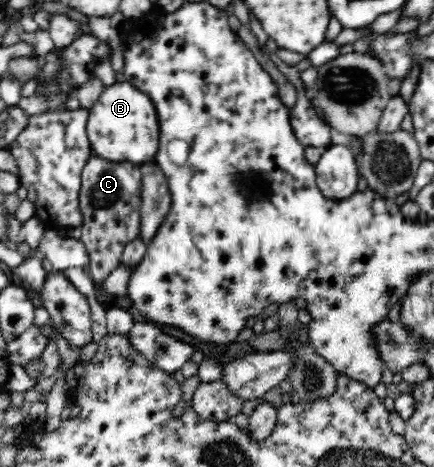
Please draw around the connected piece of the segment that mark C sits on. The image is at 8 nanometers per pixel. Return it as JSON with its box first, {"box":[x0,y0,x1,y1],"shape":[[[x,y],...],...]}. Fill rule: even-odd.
{"box":[79,155,142,283],"shape":[[[93,155],[82,172],[82,188],[79,196],[83,226],[80,241],[85,245],[91,264],[87,274],[97,283],[107,278],[121,264],[125,245],[140,236],[140,192],[142,172],[139,164],[109,162]]]}

